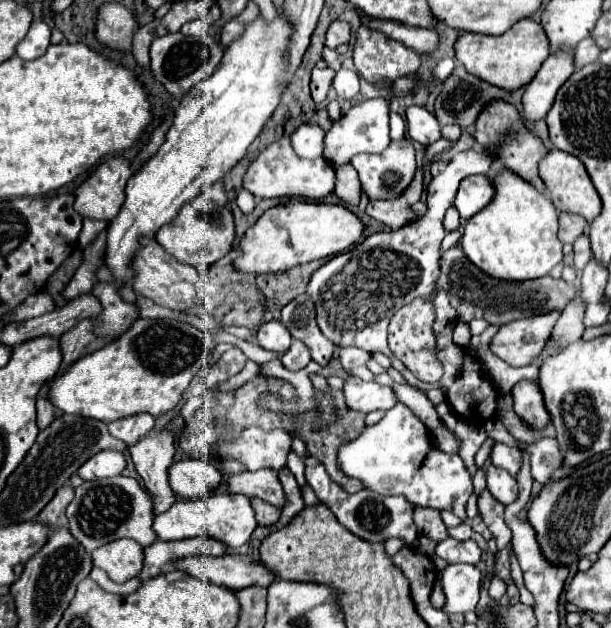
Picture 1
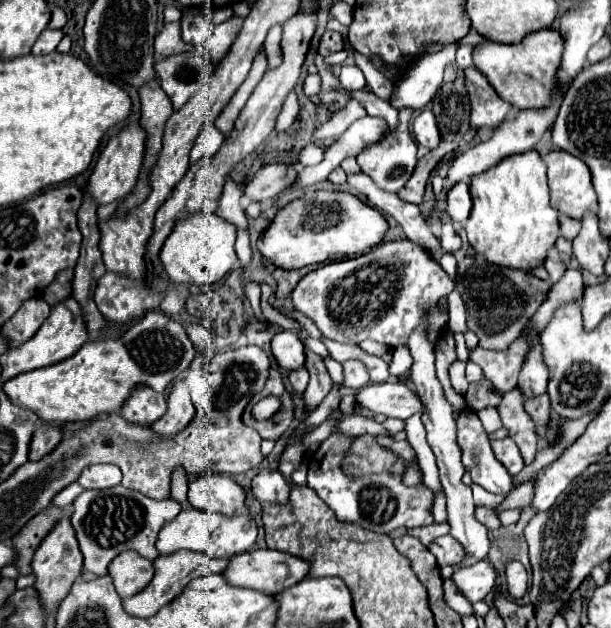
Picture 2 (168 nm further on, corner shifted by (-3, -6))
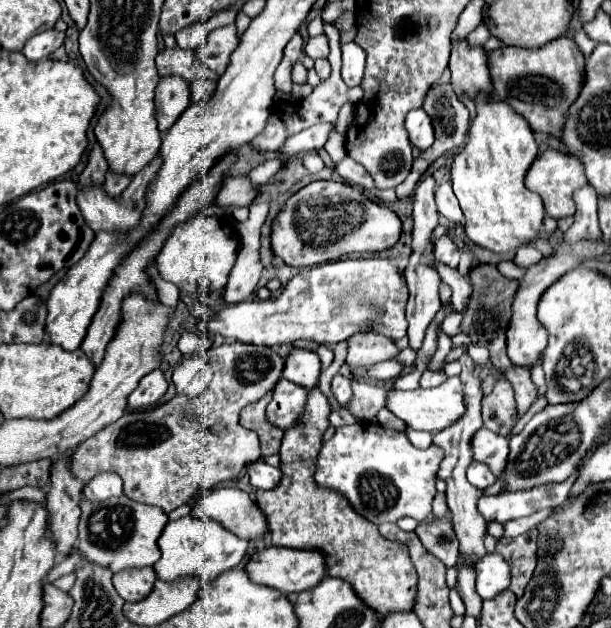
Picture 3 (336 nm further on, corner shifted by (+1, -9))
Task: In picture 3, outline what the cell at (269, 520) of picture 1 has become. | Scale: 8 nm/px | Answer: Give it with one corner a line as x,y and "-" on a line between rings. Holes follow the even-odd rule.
259,459
255,463
249,463
247,473
249,473
251,485
257,487
257,489
273,489
275,483
279,483
279,479
281,479
279,467
267,465
263,459

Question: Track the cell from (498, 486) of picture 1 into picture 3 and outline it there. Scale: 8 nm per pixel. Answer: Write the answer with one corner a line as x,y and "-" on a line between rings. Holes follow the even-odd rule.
473,461
469,467
467,467
467,479
471,485
475,485
477,489
485,489
489,485
495,483
495,475
491,475
491,471
487,469
487,465
483,463
477,463

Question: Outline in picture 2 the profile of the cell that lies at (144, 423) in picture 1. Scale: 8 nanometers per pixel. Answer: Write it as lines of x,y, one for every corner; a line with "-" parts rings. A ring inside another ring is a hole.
137,386
127,404
121,408
121,416
135,426
151,426
157,422
167,410
165,394
151,390
149,386

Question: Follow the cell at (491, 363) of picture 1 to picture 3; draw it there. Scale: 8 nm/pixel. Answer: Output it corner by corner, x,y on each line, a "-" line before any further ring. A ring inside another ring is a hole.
451,377
443,385
439,385
435,389
389,391
387,393
387,405
385,407
391,413
395,413
399,419
403,419
411,429
429,431
429,433
443,431
443,429
451,427
451,423
455,423
455,419
459,419
459,415
463,415
463,411
465,411
461,381
459,381
459,377
-
455,413
459,413
459,415
455,415

